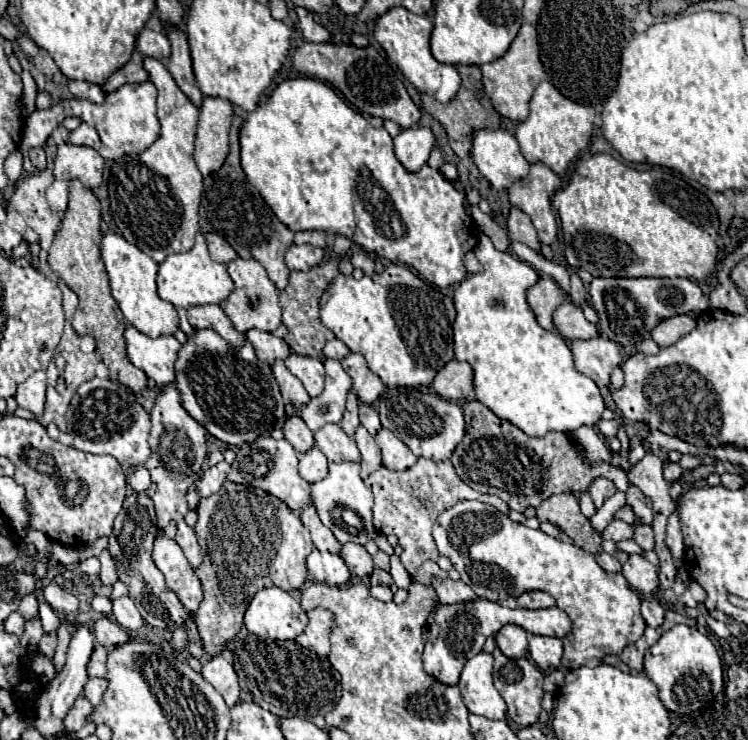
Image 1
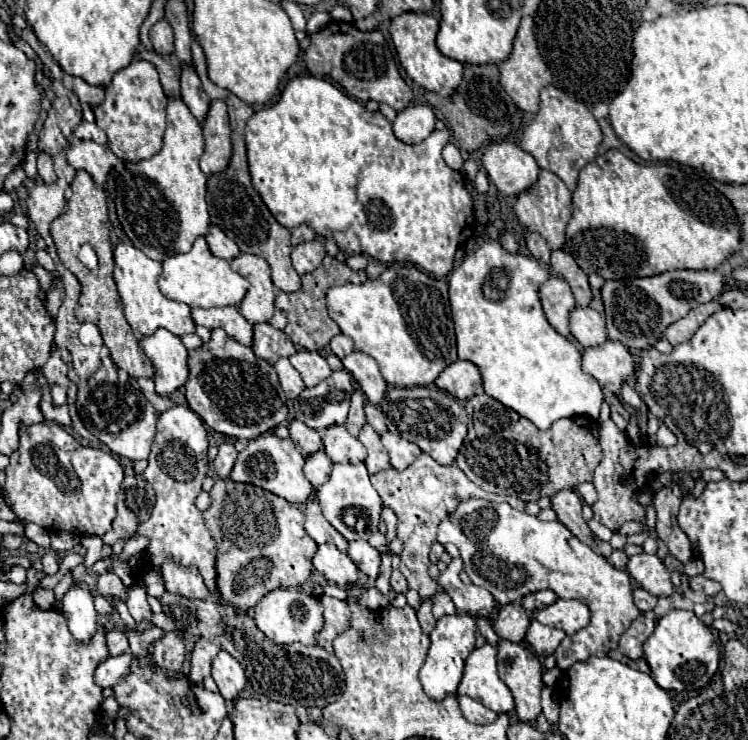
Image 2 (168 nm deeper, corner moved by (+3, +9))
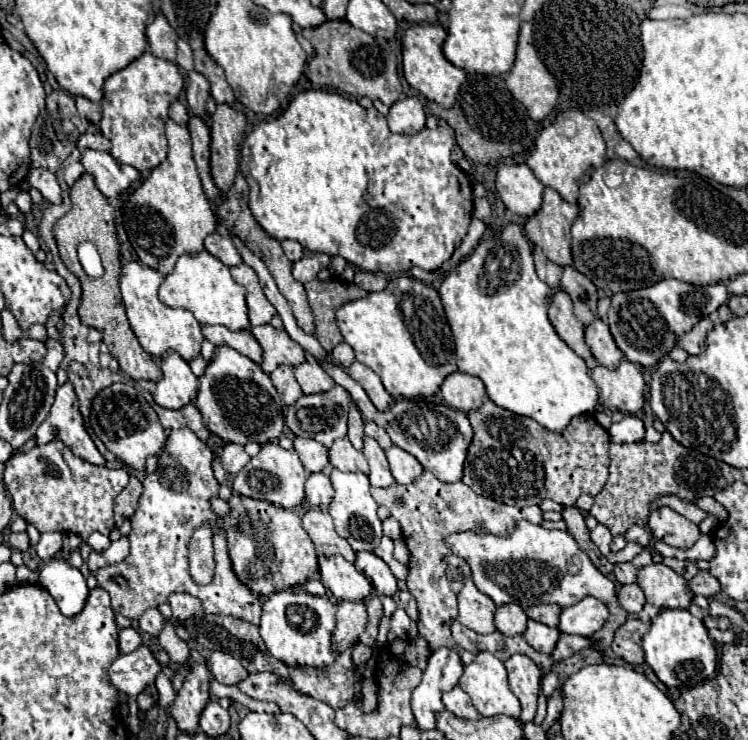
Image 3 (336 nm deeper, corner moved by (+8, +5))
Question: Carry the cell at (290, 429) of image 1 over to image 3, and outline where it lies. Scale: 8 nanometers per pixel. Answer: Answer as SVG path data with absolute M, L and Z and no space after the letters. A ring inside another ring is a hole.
M295 437L293 439L293 449L297 451L303 467L307 469L307 473L315 473L315 471L323 471L323 467L329 463L329 455L327 449L323 445L319 445L313 439L305 439L305 437Z

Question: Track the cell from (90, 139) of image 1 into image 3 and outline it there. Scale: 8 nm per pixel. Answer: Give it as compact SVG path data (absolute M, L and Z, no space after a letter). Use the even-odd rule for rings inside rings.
M83 133L77 141L79 149L97 149L97 151L109 151L111 145L101 133Z

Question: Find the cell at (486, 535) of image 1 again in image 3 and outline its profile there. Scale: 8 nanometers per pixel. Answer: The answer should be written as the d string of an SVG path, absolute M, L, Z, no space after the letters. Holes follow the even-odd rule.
M517 521L511 535L493 535L487 533L481 525L475 525L473 529L447 535L445 541L453 555L469 563L475 587L483 595L491 597L495 605L517 603L525 609L543 601L555 601L559 607L569 607L587 595L603 601L609 609L609 617L603 629L589 637L593 641L593 649L603 655L611 649L615 629L619 629L619 625L627 621L629 613L619 605L613 579L603 575L591 563L587 553L579 549L575 539L567 531L549 531L529 521Z

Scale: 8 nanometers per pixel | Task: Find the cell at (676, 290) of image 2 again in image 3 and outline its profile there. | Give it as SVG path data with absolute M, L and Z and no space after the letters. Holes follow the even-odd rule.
M661 279L651 287L643 287L631 293L615 293L607 313L611 335L623 355L643 367L655 367L669 349L675 347L677 337L689 331L699 319L713 313L727 301L727 289L723 283L715 285L691 285L677 279Z

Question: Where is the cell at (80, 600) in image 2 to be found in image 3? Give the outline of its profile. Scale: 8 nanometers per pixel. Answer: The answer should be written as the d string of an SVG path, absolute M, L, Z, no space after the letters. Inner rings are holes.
M63 555L53 557L39 569L41 585L51 593L65 617L75 617L85 609L89 589L79 569L71 567Z

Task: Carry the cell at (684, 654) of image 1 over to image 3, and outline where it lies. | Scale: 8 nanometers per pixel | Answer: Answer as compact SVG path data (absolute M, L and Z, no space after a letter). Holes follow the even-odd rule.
M663 609L653 619L649 633L643 637L641 647L645 651L645 663L667 687L693 689L715 675L717 669L715 644L709 639L707 627L701 623L701 619L693 617L687 609Z

